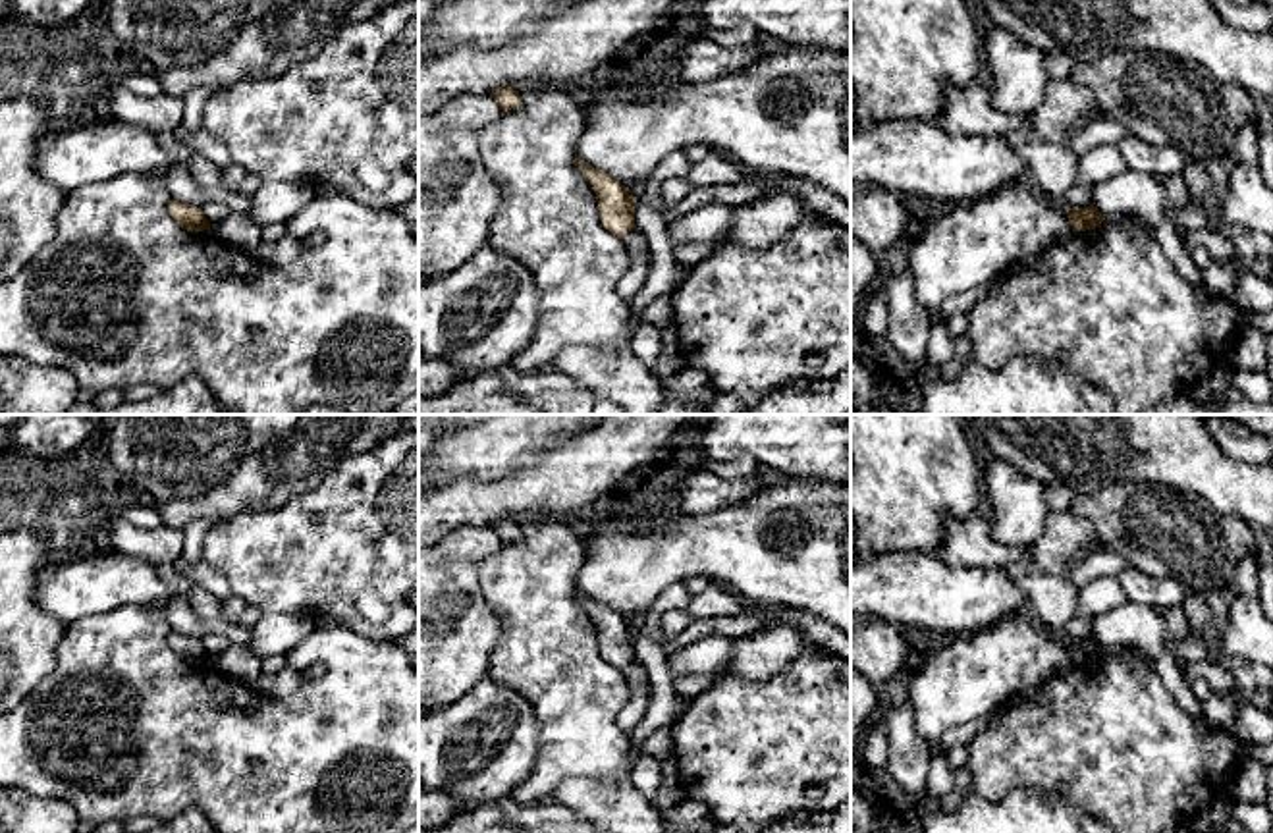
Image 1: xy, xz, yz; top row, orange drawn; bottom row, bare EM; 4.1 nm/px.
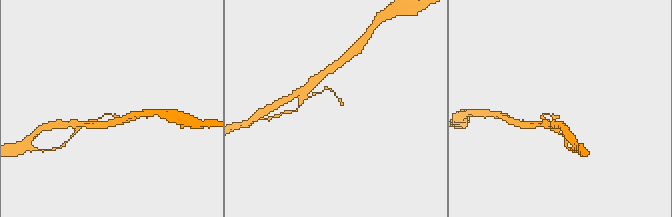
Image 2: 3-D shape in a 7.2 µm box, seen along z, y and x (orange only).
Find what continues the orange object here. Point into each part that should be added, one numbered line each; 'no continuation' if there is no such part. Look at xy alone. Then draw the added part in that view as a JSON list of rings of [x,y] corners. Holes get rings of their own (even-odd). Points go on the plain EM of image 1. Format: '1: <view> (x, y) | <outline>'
no continuation

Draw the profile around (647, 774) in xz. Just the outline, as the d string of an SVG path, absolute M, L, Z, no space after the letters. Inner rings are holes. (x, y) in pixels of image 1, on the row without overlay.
M650 754L638 756L631 767L631 783L644 794L650 804L654 804L664 777L665 762Z

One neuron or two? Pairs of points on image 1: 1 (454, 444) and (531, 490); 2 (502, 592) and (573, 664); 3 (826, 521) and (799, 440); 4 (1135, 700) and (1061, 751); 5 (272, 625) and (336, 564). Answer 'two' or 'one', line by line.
1: two
2: one
3: two
4: one
5: two

